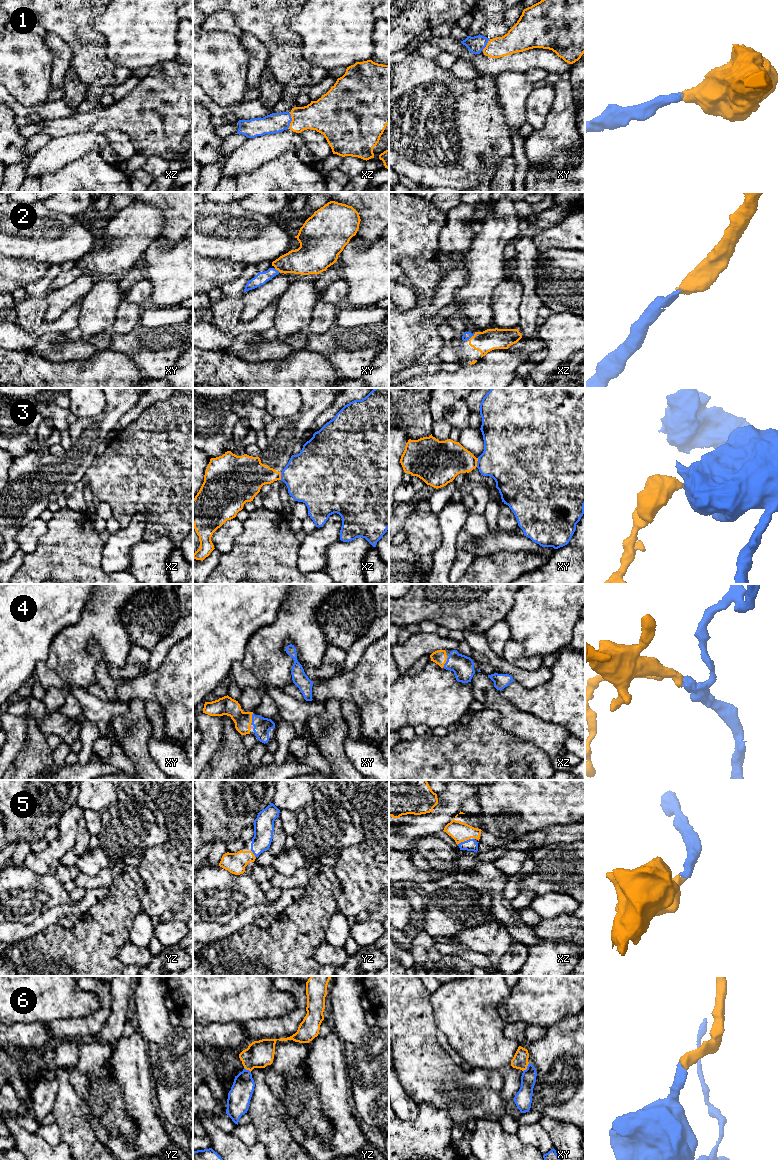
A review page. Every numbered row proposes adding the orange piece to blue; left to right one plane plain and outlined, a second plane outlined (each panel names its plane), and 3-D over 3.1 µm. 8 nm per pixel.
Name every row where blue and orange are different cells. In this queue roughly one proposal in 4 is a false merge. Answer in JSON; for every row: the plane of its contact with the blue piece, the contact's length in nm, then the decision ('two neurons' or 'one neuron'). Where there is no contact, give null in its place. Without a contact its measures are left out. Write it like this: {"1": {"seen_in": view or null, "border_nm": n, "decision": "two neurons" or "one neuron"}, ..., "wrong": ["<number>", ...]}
{"1": {"seen_in": "xz", "border_nm": 120, "decision": "one neuron"}, "2": {"seen_in": "xz", "border_nm": 80, "decision": "one neuron"}, "3": {"seen_in": "xy", "border_nm": 70, "decision": "two neurons"}, "4": {"seen_in": "xy", "border_nm": 100, "decision": "one neuron"}, "5": {"seen_in": "xz", "border_nm": 120, "decision": "one neuron"}, "6": {"seen_in": "xy", "border_nm": 90, "decision": "one neuron"}, "wrong": ["3"]}

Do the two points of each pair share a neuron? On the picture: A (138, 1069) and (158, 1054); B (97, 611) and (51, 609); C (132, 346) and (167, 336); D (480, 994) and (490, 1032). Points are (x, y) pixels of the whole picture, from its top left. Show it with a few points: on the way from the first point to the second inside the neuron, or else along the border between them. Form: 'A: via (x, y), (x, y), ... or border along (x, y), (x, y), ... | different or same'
A: border along (145, 1039), (147, 1042), (149, 1071), (153, 1085) | different
B: border along (91, 594), (81, 617), (75, 623), (66, 627) | different
C: via (141, 344), (158, 344) | same
D: via (480, 1003), (481, 1023) | same

